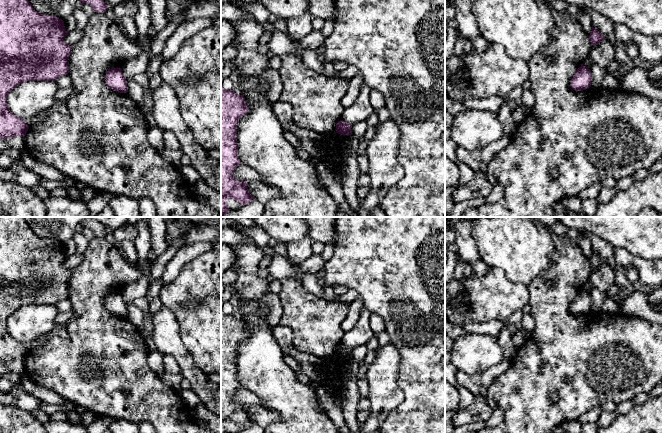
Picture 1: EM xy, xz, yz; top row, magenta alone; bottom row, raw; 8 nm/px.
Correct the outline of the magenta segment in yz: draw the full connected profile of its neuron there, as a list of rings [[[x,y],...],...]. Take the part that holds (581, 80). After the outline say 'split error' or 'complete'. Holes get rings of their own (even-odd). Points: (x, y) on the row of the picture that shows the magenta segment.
[[[581,64],[571,80],[571,88],[576,91],[583,91],[591,87],[591,72],[586,66]]]; complete

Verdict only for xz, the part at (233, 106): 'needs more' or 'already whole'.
already whole

